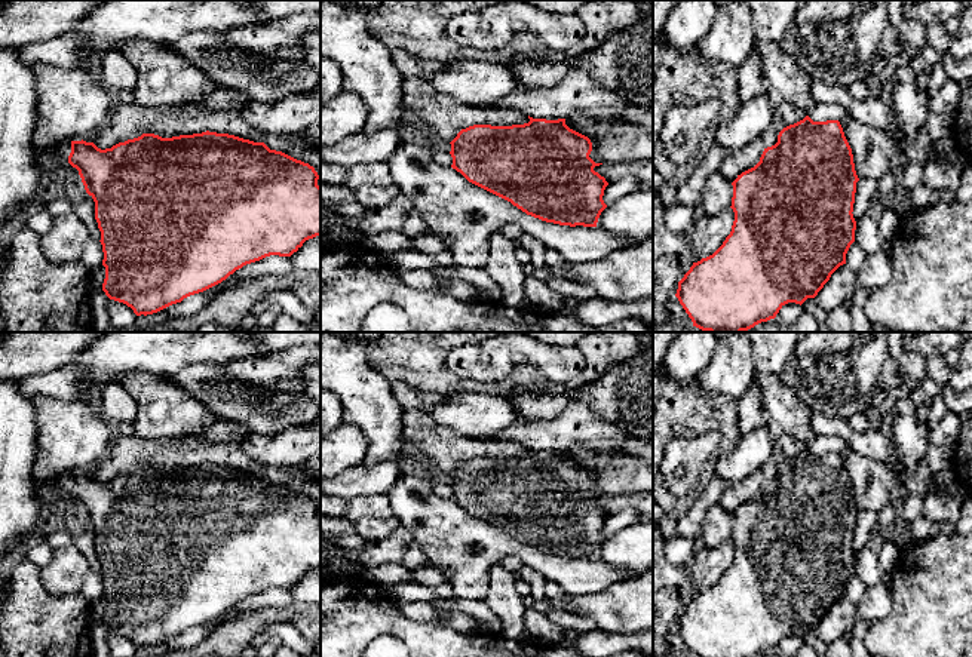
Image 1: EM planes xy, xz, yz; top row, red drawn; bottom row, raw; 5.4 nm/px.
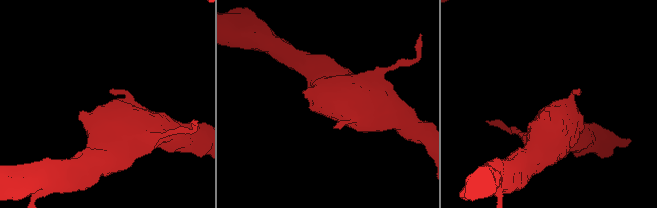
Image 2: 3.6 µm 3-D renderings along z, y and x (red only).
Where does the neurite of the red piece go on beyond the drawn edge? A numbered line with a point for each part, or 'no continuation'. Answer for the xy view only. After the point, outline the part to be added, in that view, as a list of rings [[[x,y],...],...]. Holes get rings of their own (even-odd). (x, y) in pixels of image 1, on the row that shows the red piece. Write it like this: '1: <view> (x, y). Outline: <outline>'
1: xy (61, 150). Outline: [[[58,141],[52,145],[56,163],[68,163],[68,156],[71,153],[71,141]]]

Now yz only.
no continuation

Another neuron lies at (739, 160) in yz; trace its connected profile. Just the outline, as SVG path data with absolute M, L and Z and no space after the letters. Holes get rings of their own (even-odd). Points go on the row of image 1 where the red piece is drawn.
M761 138L752 139L749 144L732 153L723 160L720 172L726 179L733 182L742 172L754 168L764 151Z

